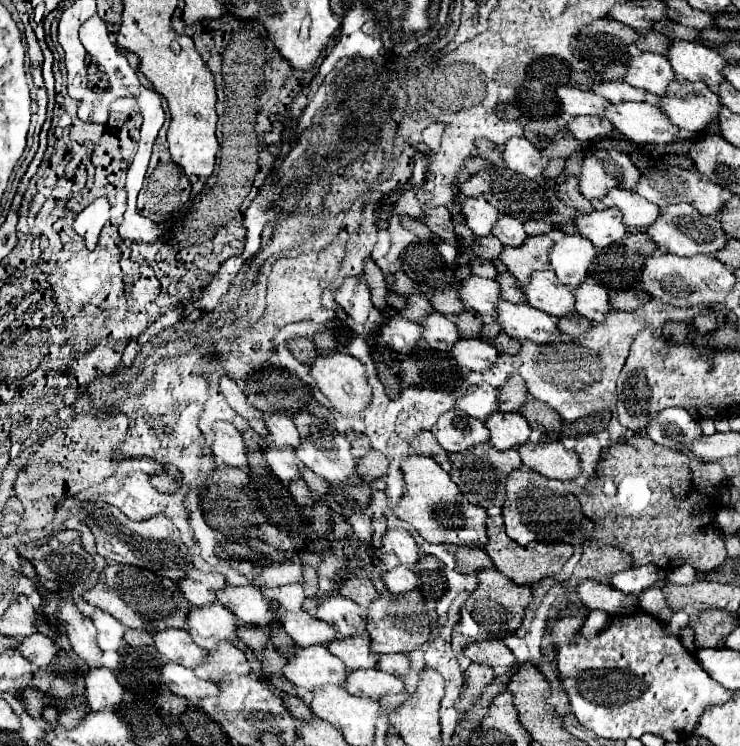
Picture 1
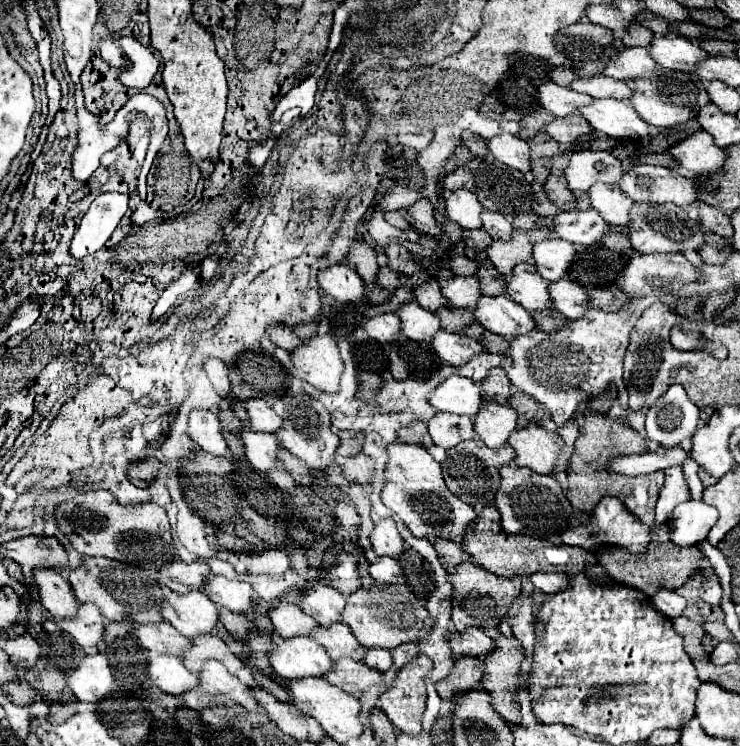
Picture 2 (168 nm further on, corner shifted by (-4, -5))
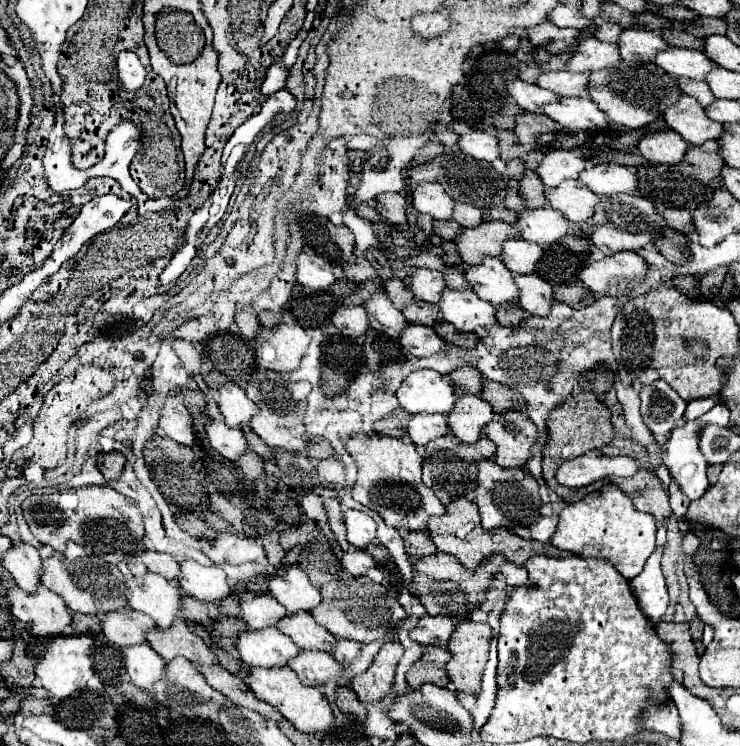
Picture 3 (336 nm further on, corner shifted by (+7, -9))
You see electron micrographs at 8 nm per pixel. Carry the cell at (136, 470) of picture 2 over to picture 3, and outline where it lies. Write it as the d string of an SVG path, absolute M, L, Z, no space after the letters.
M99 453L97 459L99 459L99 469L107 481L115 481L123 475L127 463L123 453Z

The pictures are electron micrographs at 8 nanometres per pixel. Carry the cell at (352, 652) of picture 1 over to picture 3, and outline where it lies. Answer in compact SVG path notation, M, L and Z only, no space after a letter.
M299 611L295 615L281 619L277 627L285 635L289 635L299 649L315 649L315 651L331 653L333 643L337 643L337 639L329 631L325 631L325 627L321 627L313 619L313 615L305 611Z

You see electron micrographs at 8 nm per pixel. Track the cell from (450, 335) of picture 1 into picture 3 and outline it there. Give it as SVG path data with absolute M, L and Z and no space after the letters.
M377 293L373 299L369 299L365 303L365 309L369 313L371 327L389 337L401 335L401 331L405 331L405 327L409 325L403 313L393 307L393 303L389 303L389 297L385 293Z

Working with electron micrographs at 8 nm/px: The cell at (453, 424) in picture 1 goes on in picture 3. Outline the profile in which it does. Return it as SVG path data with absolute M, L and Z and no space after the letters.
M417 413L407 425L407 433L417 447L425 447L429 441L435 441L449 433L447 415L439 413Z

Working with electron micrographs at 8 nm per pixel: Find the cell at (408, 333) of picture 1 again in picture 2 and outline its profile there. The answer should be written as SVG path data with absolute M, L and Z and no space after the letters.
M384 313L384 315L376 315L372 319L366 319L362 329L368 333L368 337L372 337L380 343L390 343L390 341L394 341L396 333L400 333L400 321L396 319L394 313Z

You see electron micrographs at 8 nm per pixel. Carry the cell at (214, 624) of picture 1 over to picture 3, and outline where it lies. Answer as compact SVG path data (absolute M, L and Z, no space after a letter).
M147 573L141 579L127 579L125 585L129 589L129 605L153 617L161 629L169 629L173 619L183 615L181 587L173 587L165 577Z

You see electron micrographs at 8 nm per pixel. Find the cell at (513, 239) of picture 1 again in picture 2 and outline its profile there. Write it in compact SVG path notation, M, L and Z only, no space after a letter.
M482 211L482 215L480 215L480 219L482 219L482 227L490 233L490 237L492 239L508 239L508 235L512 233L512 223L504 217L504 215L500 215L500 213L494 213L494 211Z

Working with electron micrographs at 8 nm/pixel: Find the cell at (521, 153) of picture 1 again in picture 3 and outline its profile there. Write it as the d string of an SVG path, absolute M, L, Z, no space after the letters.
M473 131L459 139L459 147L481 161L495 161L499 159L499 143L495 137L487 135L485 131Z

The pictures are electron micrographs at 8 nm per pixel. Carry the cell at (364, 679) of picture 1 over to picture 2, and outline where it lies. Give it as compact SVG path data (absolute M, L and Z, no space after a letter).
M350 657L334 659L324 679L350 695L362 693L370 685L382 685L382 675L376 669L370 669L366 663L354 661Z

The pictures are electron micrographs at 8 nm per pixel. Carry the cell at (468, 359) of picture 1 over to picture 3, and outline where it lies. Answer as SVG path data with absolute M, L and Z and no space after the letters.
M411 323L399 337L399 343L403 345L405 351L409 351L415 357L429 357L435 355L437 351L445 351L447 343L431 329L423 325Z

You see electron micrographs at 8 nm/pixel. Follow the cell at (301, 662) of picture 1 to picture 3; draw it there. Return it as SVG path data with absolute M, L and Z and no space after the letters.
M277 627L241 633L237 649L249 667L287 667L289 659L299 651L299 647Z

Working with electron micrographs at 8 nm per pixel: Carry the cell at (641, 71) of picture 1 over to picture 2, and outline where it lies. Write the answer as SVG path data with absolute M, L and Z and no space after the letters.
M626 47L616 57L610 59L602 73L620 81L630 81L636 77L650 75L652 71L656 71L656 63L652 63L644 47Z

